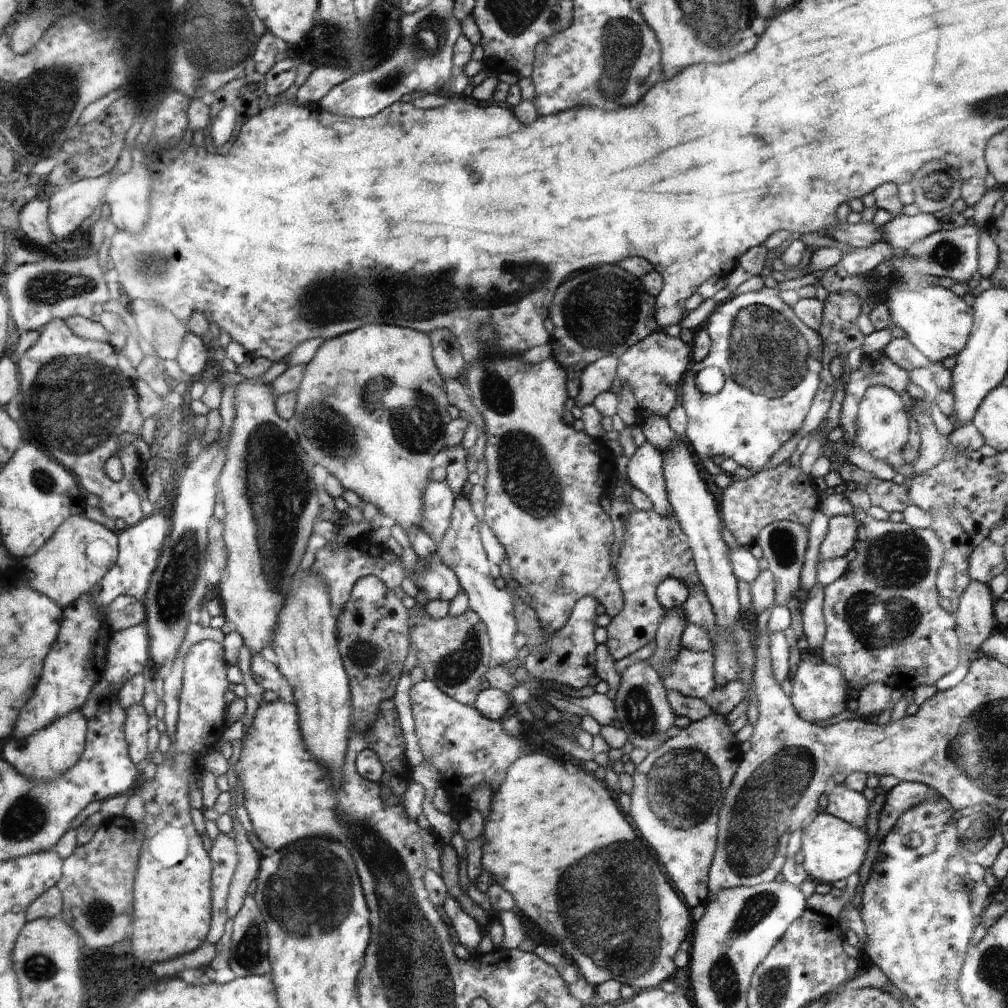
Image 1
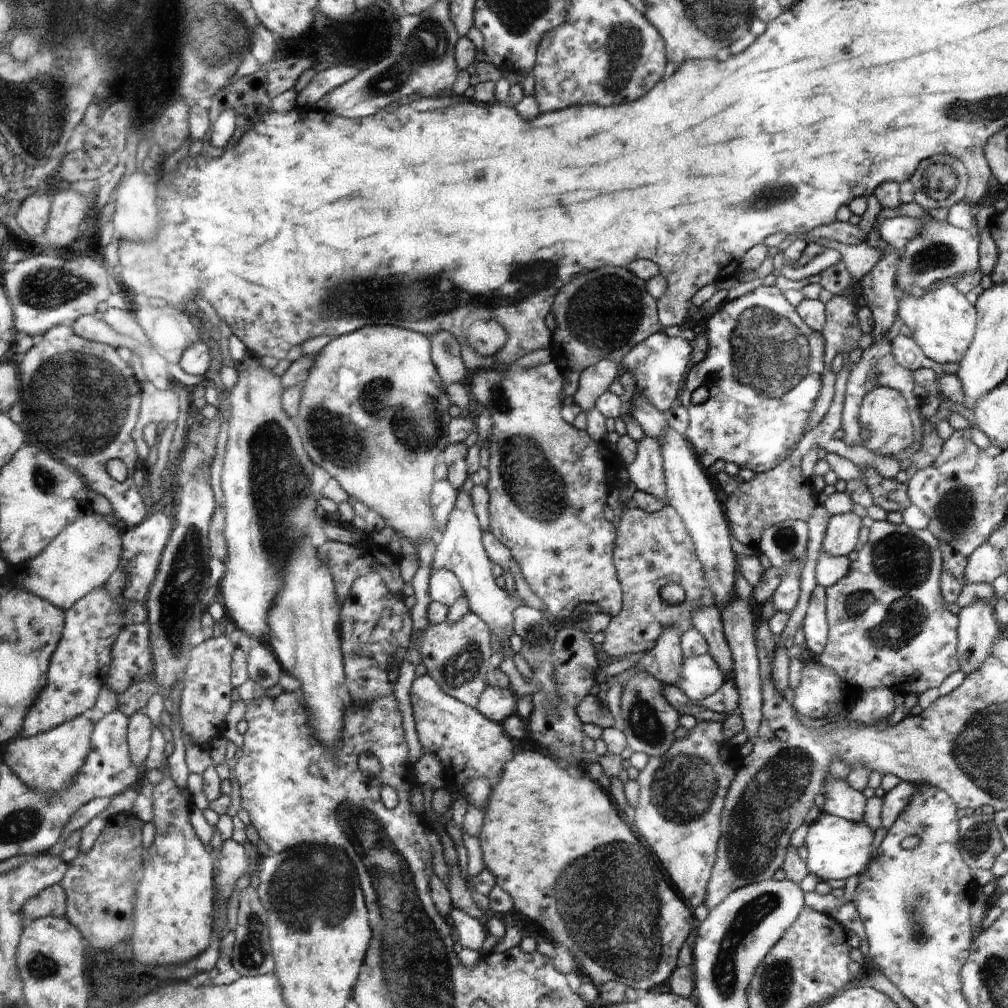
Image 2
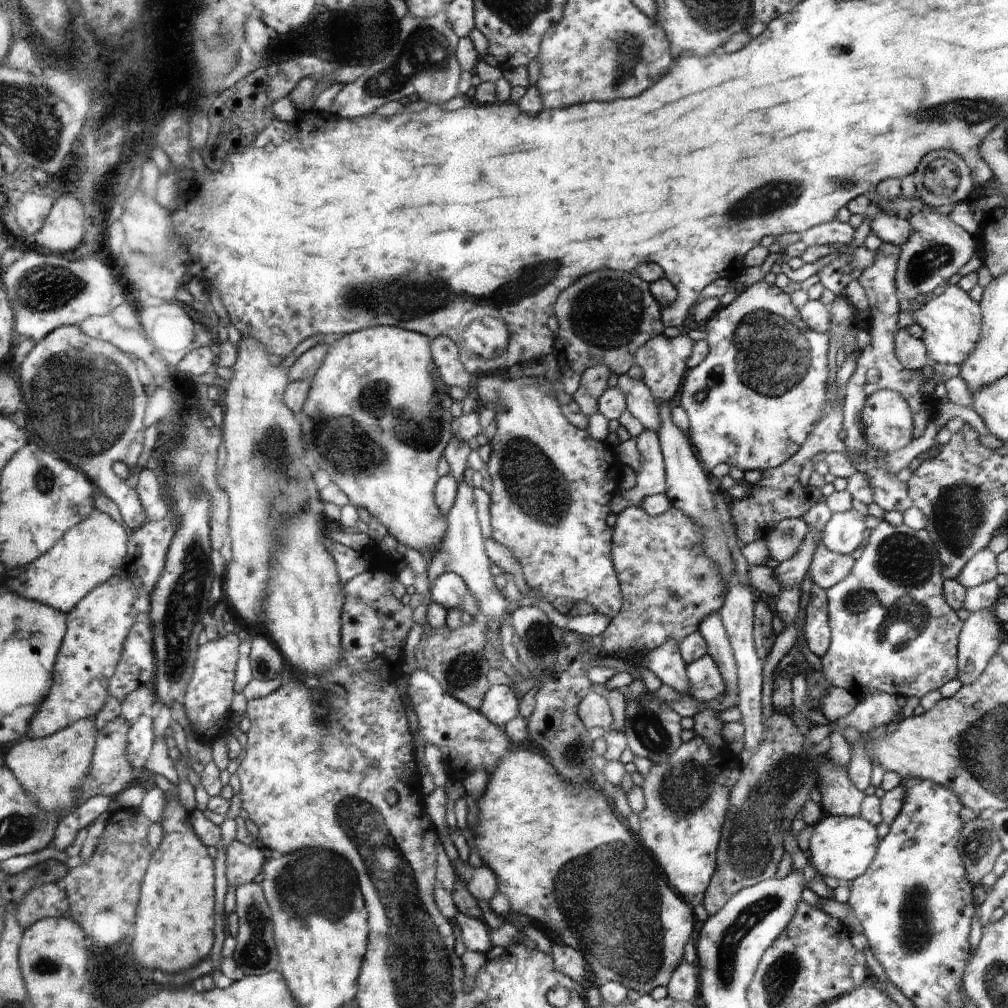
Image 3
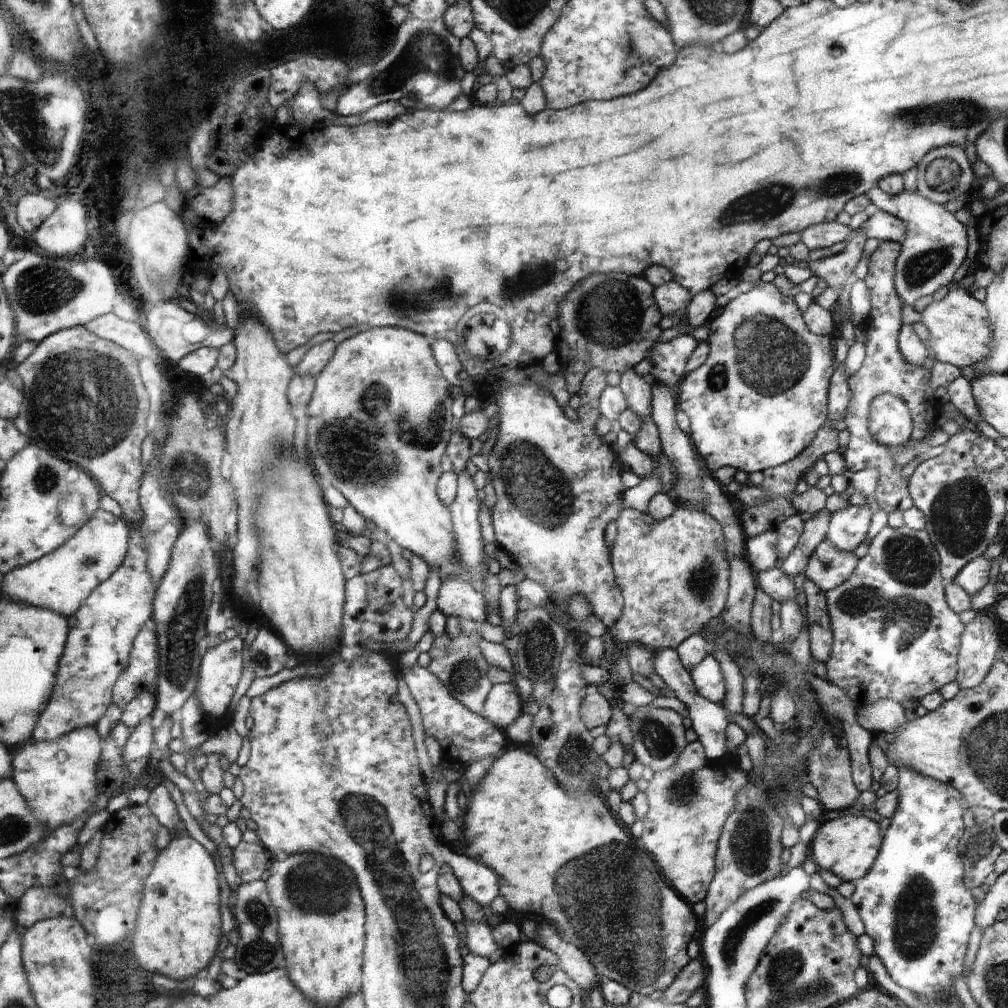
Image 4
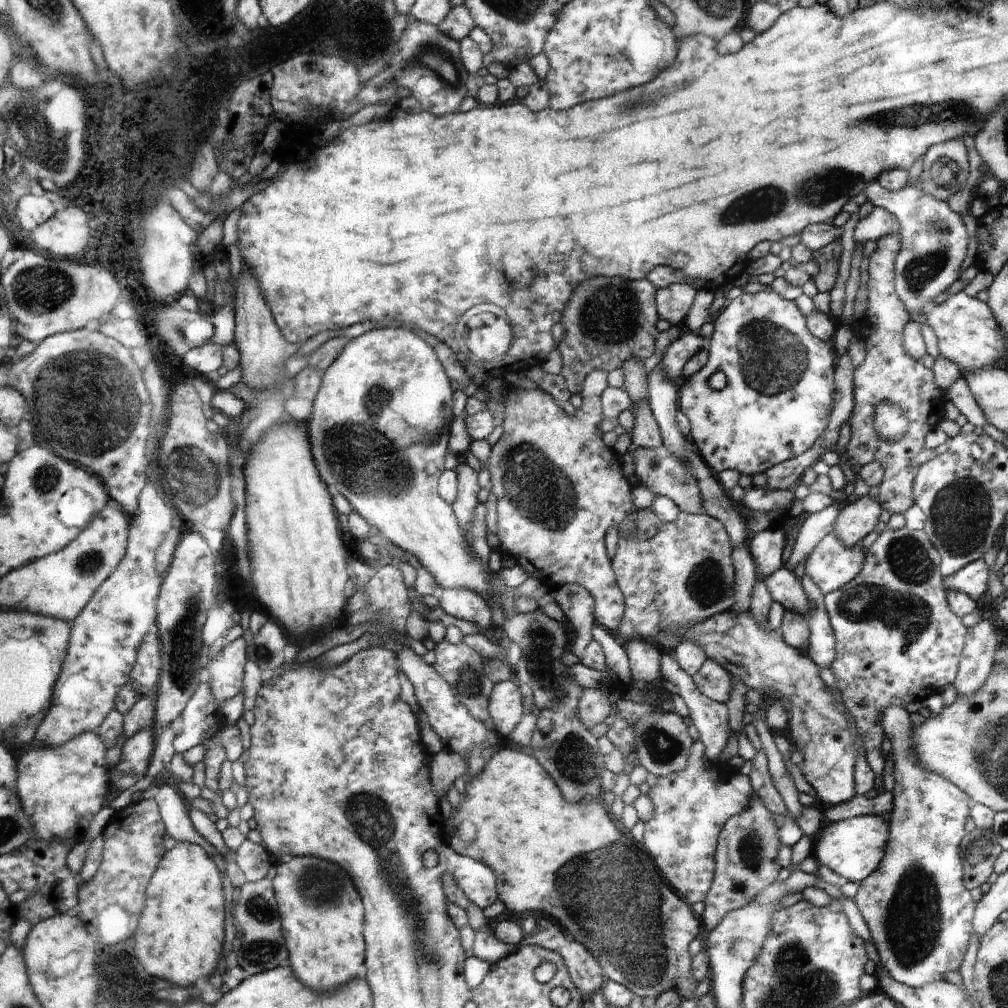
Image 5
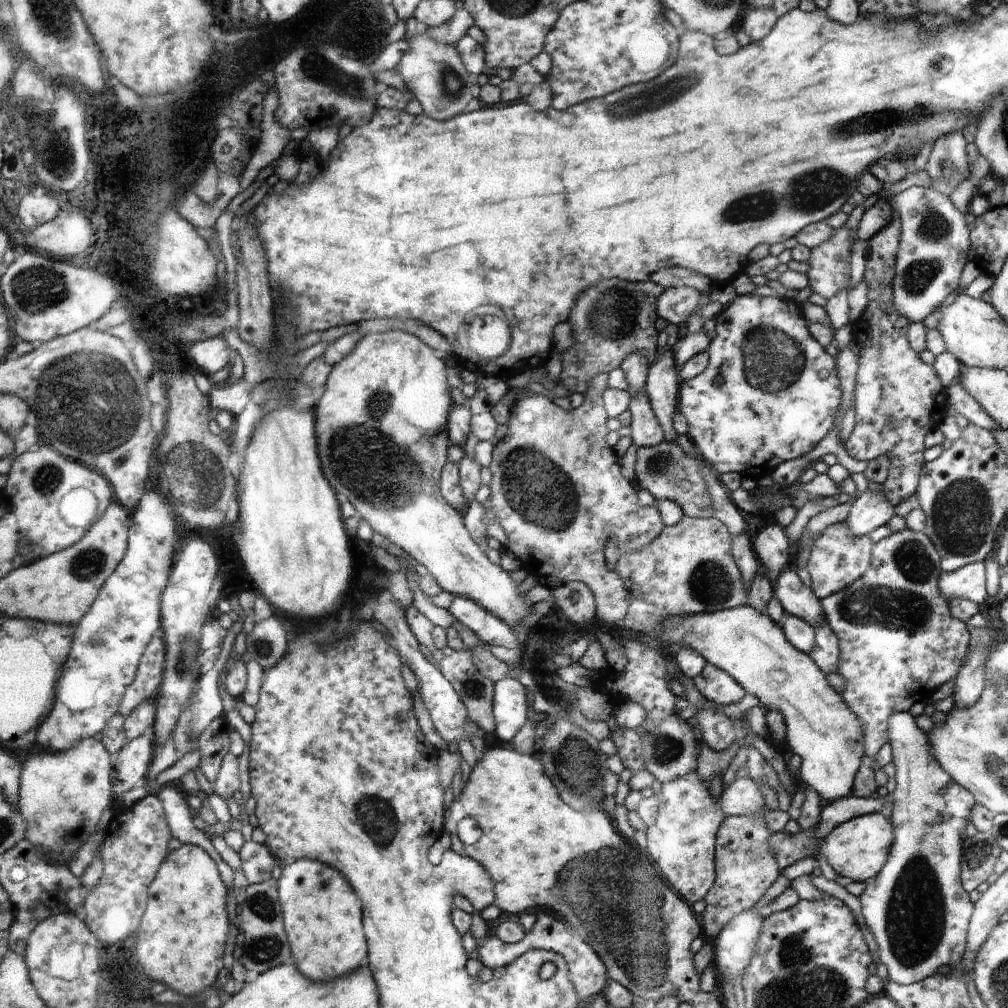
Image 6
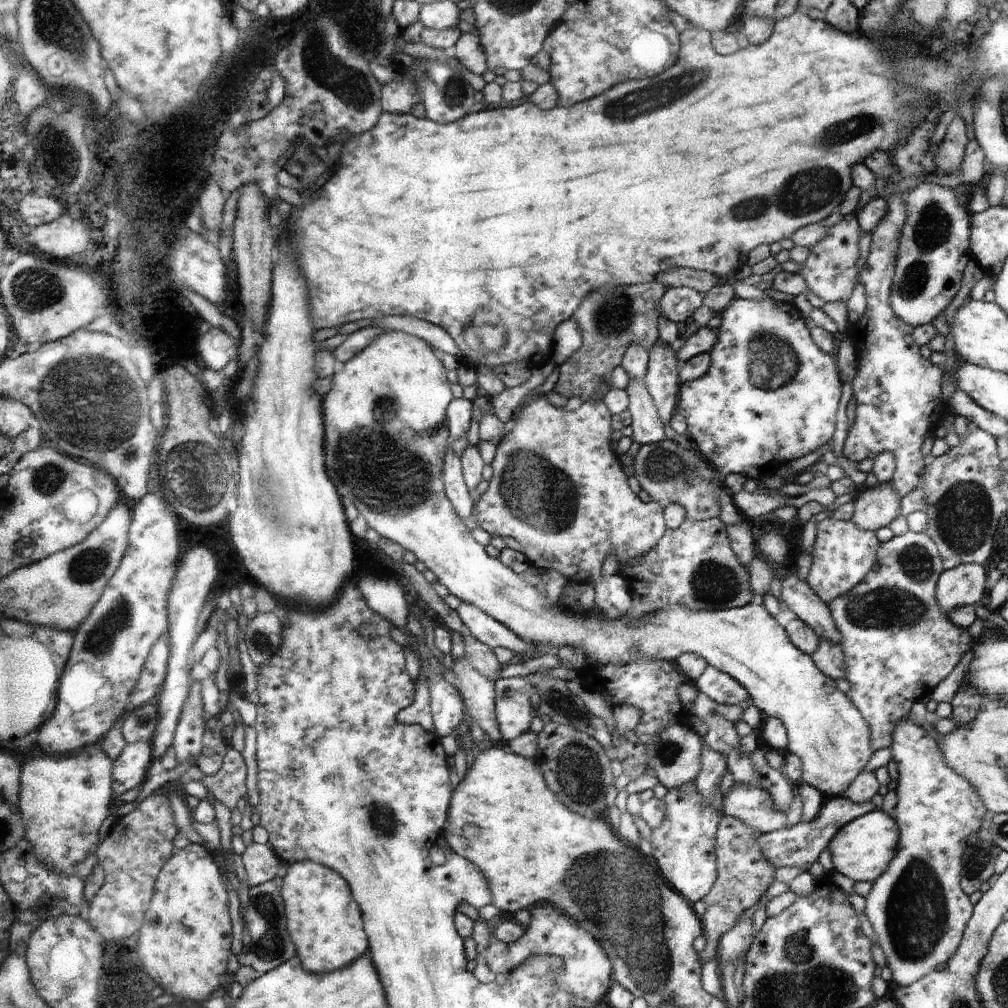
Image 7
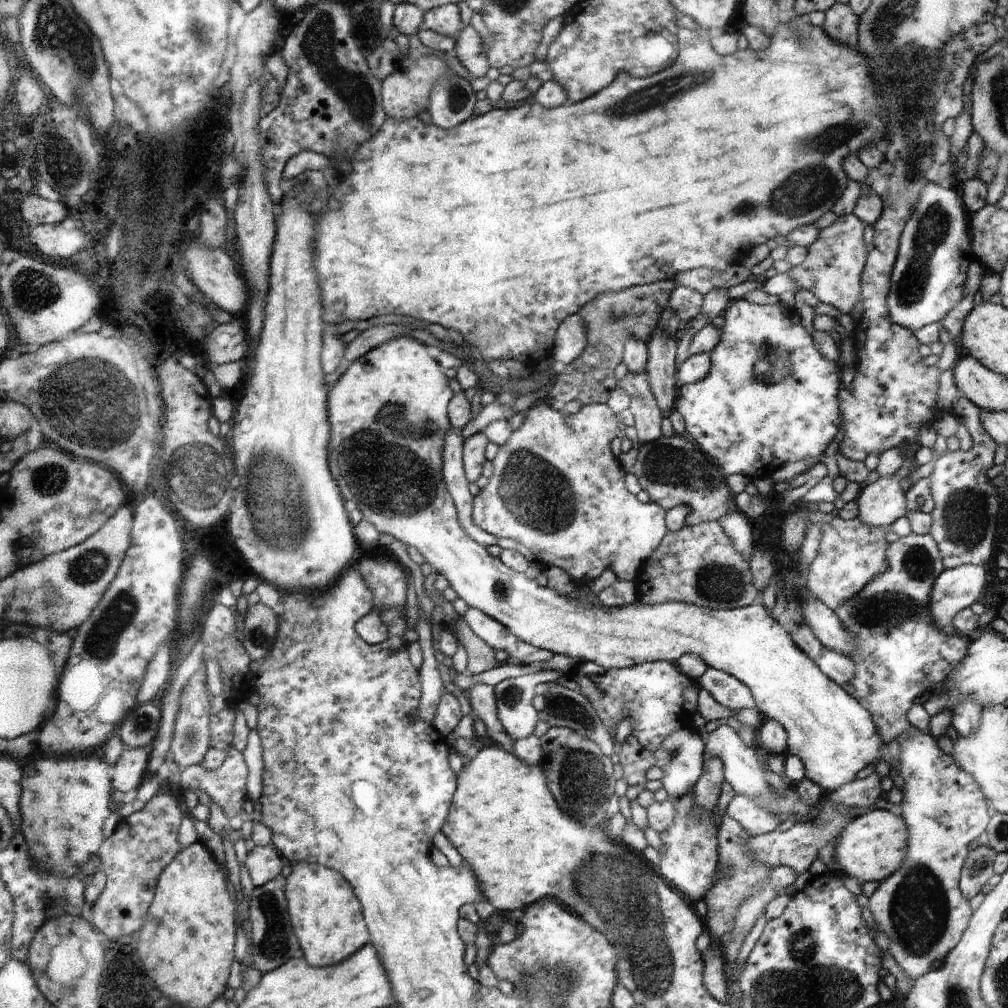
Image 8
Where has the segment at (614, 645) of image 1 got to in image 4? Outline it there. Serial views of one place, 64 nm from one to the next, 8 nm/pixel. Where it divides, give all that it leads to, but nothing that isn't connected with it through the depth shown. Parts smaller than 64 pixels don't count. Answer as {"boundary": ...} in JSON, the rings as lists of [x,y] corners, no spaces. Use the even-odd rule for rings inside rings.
{"boundary":[[[676,506],[668,519],[649,525],[644,511],[626,508],[620,512],[615,524],[617,534],[611,552],[623,594],[623,613],[614,625],[607,628],[604,638],[610,638],[618,648],[637,645],[656,652],[676,649],[724,611],[730,591],[729,564],[723,528],[713,517],[706,512],[698,513]]]}

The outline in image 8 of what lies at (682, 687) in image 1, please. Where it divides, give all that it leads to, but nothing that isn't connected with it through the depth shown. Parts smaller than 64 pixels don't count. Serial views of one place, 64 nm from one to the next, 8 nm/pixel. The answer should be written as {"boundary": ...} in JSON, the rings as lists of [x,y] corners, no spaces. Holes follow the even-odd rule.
{"boundary":[[[708,667],[699,680],[701,691],[708,690],[716,702],[730,710],[756,708],[751,689],[726,671]]]}

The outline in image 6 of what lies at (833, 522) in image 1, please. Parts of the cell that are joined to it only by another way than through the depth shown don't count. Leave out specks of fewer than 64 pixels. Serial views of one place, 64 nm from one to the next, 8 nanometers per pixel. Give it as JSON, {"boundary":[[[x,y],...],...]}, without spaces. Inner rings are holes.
{"boundary":[[[868,490],[853,497],[845,522],[846,528],[854,536],[869,534],[878,526],[887,526],[896,515],[895,508],[896,505],[888,502],[884,490]]]}

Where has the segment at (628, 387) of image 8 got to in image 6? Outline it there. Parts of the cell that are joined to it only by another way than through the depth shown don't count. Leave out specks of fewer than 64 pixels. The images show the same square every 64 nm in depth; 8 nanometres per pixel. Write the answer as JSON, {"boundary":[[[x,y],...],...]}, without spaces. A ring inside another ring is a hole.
{"boundary":[[[646,392],[640,394],[630,393],[629,407],[632,423],[630,437],[632,442],[639,447],[652,447],[665,440],[664,432],[660,422],[652,410],[650,400]]]}

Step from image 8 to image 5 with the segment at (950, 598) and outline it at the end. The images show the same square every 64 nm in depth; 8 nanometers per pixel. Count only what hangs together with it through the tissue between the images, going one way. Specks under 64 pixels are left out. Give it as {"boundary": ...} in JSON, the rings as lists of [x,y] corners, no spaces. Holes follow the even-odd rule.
{"boundary":[[[983,559],[965,565],[952,577],[945,579],[948,589],[962,592],[976,602],[987,592],[986,582],[988,582],[988,566]]]}

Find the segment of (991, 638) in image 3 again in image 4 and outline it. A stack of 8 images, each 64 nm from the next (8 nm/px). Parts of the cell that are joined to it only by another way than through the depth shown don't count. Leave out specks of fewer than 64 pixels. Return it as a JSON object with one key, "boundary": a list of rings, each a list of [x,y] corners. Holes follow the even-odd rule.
{"boundary":[[[978,613],[967,625],[959,645],[958,680],[960,689],[972,689],[986,677],[1003,645],[996,632],[994,620]]]}

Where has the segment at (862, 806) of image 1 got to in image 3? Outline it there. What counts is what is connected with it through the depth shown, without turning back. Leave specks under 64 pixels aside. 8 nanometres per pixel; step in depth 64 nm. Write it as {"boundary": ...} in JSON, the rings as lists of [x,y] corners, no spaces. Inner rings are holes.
{"boundary":[[[832,762],[821,765],[821,772],[825,775],[825,780],[821,781],[821,807],[824,814],[842,817],[860,817],[860,806],[862,806],[862,798],[865,794],[859,789],[856,789],[850,778],[848,777],[847,771],[842,768],[837,768]]]}

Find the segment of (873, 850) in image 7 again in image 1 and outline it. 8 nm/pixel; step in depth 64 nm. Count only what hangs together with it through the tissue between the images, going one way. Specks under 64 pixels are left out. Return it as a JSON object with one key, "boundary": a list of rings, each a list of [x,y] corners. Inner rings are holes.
{"boundary":[[[825,810],[818,813],[808,828],[802,829],[802,854],[804,870],[808,878],[816,883],[838,882],[860,870],[866,854],[866,828],[856,828],[839,817],[828,814]]]}

